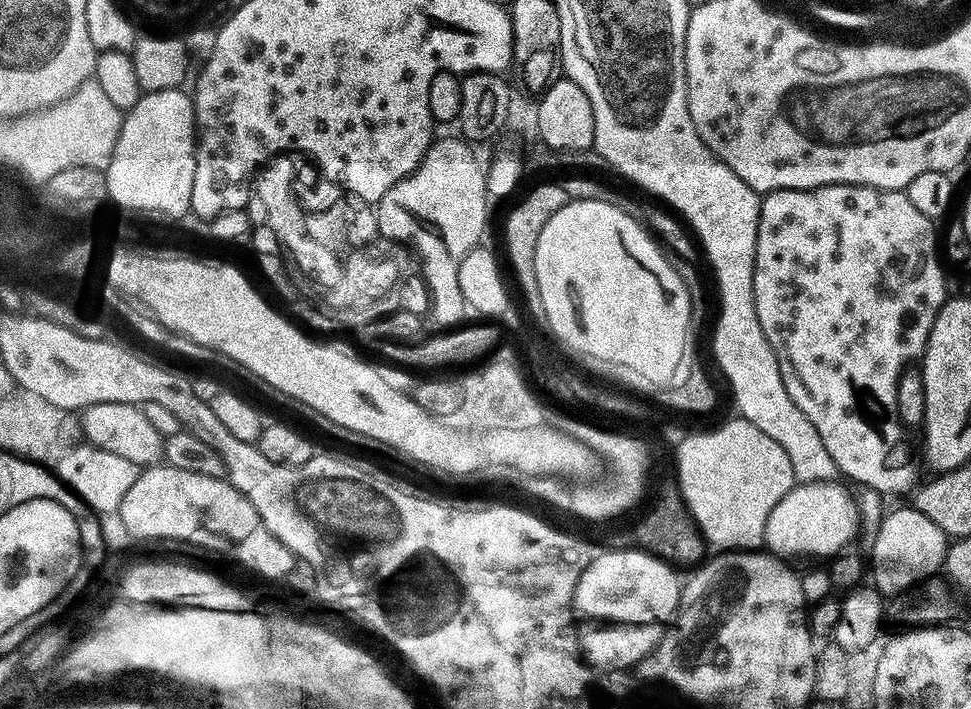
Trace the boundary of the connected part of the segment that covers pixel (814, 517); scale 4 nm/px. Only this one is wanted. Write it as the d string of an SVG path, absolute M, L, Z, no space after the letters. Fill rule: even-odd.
M809 480L795 488L770 510L764 542L769 553L788 556L839 556L849 547L860 528L860 508L856 500L836 480Z

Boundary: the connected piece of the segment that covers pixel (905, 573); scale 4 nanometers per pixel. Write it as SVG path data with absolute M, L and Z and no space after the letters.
M911 506L896 508L880 524L876 537L872 540L872 560L870 556L870 580L877 592L891 598L897 592L935 577L944 567L950 539L924 513Z

